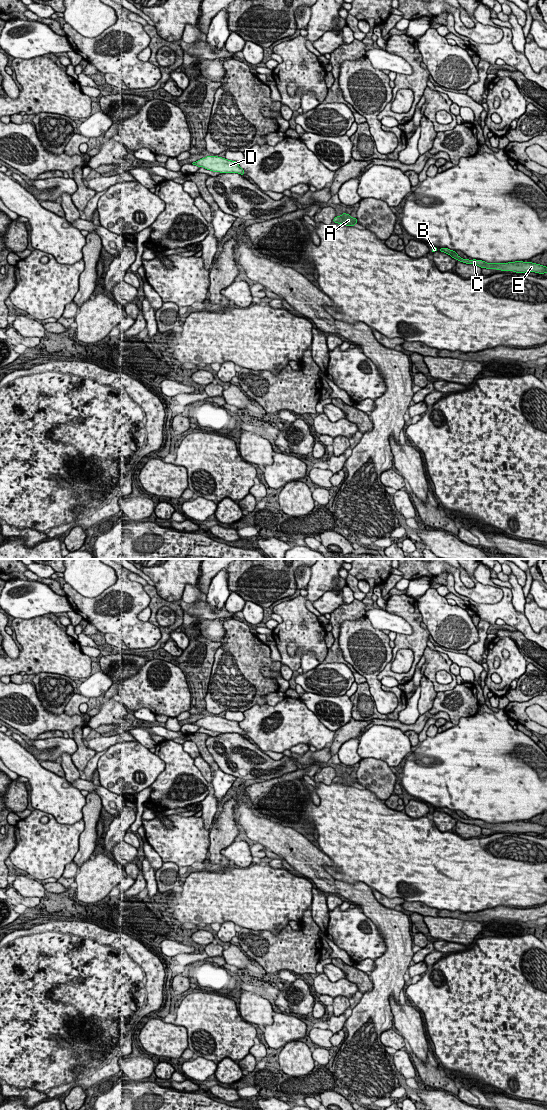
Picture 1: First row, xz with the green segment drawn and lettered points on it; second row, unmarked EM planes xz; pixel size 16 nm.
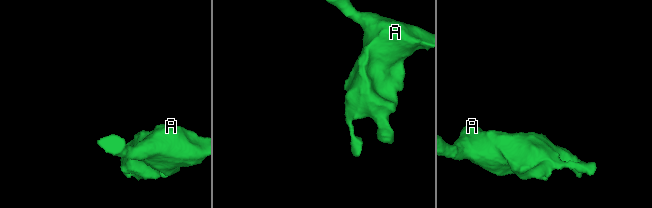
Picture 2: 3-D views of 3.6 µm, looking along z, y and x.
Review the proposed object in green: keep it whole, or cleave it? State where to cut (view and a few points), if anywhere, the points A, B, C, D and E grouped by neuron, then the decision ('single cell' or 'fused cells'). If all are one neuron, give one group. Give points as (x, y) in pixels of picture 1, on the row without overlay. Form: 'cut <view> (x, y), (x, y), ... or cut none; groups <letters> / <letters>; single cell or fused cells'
cut none; groups A B C D E; single cell

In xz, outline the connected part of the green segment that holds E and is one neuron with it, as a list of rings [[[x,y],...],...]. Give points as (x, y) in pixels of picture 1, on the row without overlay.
[[[440,808],[439,811],[450,815],[452,818],[456,819],[457,821],[460,821],[466,824],[477,825],[481,828],[486,828],[486,829],[494,828],[496,830],[513,831],[516,833],[535,832],[539,834],[545,834],[547,832],[547,826],[536,824],[534,822],[531,823],[531,822],[515,821],[515,822],[508,822],[508,823],[487,823],[482,820],[463,819],[457,815],[456,811],[450,810],[448,808]]]

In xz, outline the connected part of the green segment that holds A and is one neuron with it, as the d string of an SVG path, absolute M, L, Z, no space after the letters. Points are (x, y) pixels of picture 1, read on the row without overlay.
M342 773L341 776L336 776L332 782L338 783L338 784L343 784L346 786L354 786L355 787L355 784L358 783L358 780L357 780L357 778L352 778L347 773Z

